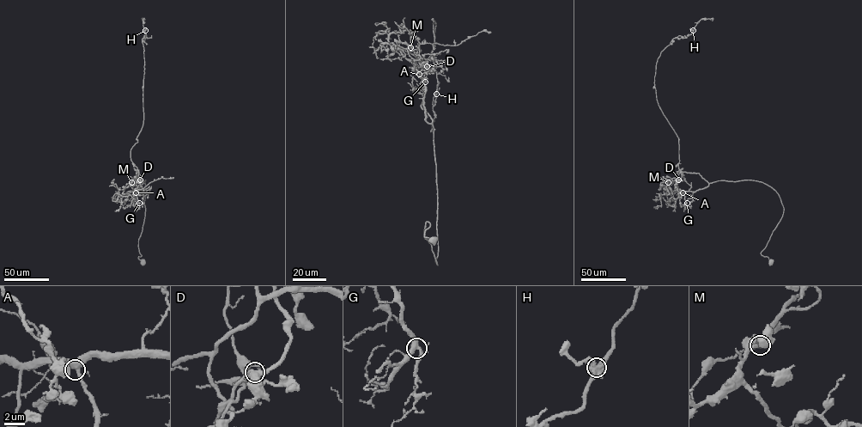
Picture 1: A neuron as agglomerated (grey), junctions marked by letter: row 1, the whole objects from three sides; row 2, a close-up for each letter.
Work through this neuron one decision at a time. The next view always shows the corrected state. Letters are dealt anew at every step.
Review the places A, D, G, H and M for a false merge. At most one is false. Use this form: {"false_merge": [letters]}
{"false_merge": ["D"]}

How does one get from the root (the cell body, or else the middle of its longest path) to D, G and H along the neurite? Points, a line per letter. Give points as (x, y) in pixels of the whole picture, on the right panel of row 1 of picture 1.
D: (770, 262), (761, 252), (784, 210), (773, 188), (749, 179), (708, 183), (698, 173), (682, 172), (678, 179)
G: (770, 262), (761, 252), (784, 210), (773, 188), (751, 179), (716, 180), (695, 192), (684, 192), (687, 203)
H: (770, 262), (761, 253), (782, 215), (778, 193), (678, 167), (654, 76), (660, 52), (693, 30)

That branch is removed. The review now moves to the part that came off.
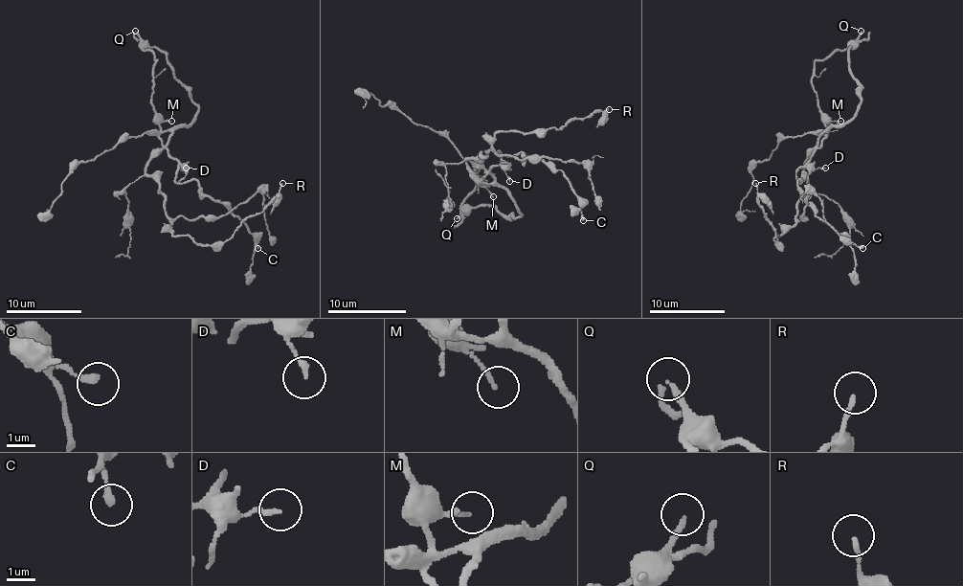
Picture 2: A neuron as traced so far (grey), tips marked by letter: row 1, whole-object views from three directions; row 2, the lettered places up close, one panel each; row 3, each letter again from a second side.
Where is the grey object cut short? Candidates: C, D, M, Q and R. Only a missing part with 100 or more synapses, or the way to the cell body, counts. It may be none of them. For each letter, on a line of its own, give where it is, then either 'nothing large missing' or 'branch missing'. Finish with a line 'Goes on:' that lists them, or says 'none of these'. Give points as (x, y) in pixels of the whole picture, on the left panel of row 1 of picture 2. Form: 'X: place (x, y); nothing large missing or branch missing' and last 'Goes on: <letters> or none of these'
C: place (257, 248); nothing large missing
D: place (186, 168); nothing large missing
M: place (171, 121); nothing large missing
Q: place (135, 31); branch missing
R: place (282, 183); nothing large missing
Goes on: Q

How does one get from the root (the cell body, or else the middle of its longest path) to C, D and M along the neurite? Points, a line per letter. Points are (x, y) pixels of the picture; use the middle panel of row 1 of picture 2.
C: (470, 160), (487, 171), (499, 164), (497, 151), (523, 151), (548, 162), (564, 173), (583, 220)
D: (470, 160), (478, 162), (487, 171), (501, 166), (509, 181)
M: (470, 160), (483, 169), (480, 185), (493, 196)

